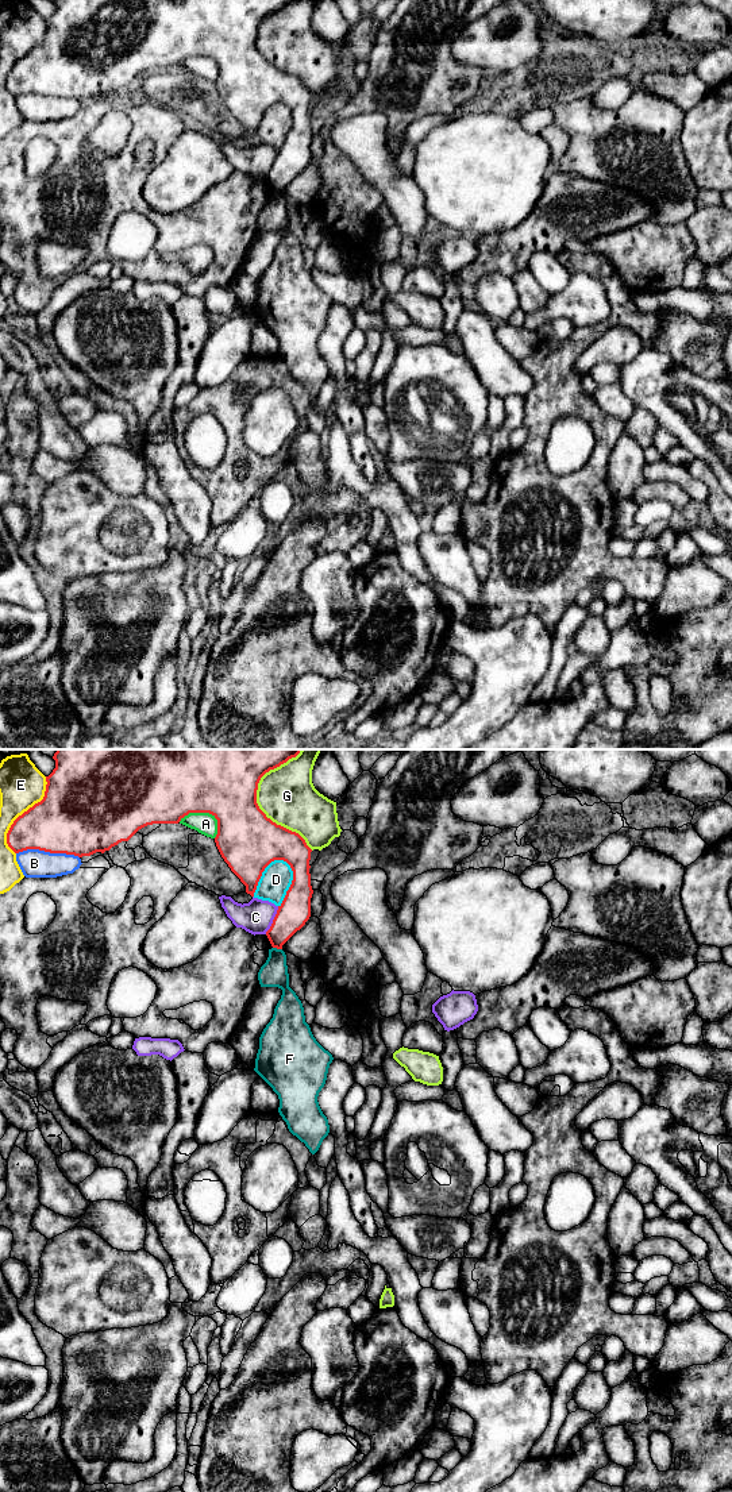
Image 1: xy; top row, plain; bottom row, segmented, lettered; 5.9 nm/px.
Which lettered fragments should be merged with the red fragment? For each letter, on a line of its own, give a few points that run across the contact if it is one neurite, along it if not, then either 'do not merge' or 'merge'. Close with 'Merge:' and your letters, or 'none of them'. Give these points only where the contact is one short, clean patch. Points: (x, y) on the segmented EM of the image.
A: do not merge
B: do not merge
C: do not merge
D: do not merge
E: do not merge
F: xy (273, 947), (281, 949) | do not merge
G: do not merge
Merge: none of them

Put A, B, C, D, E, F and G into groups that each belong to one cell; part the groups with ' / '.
A / B / C / D / E / F / G

